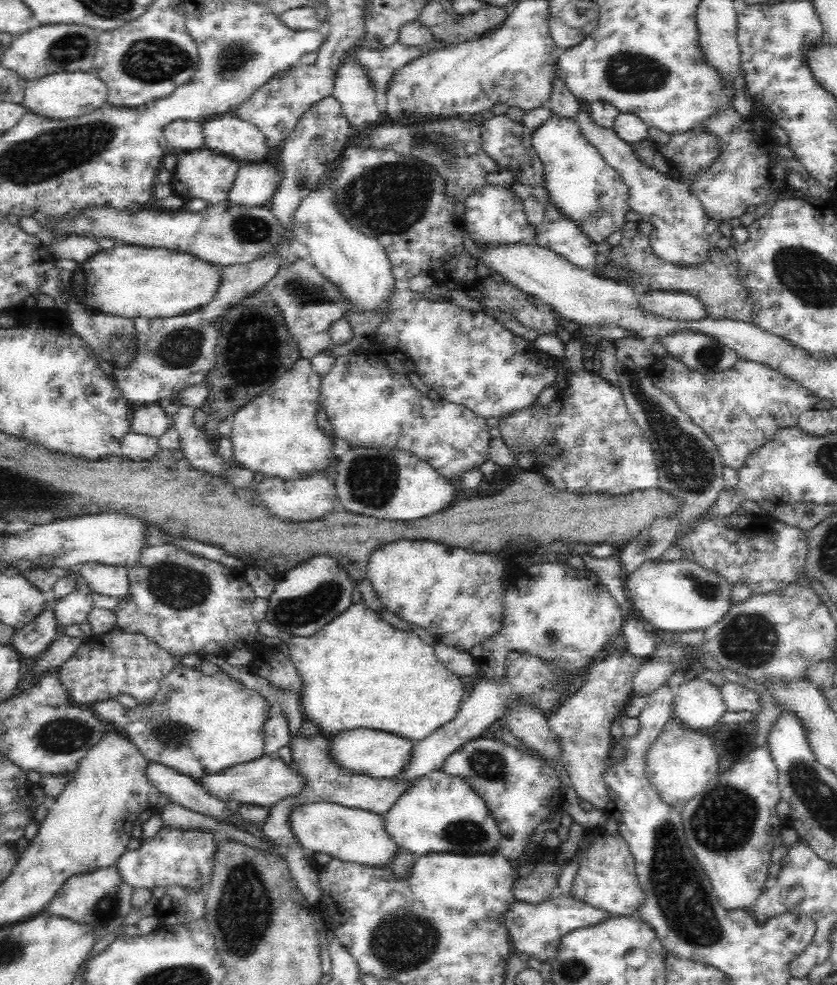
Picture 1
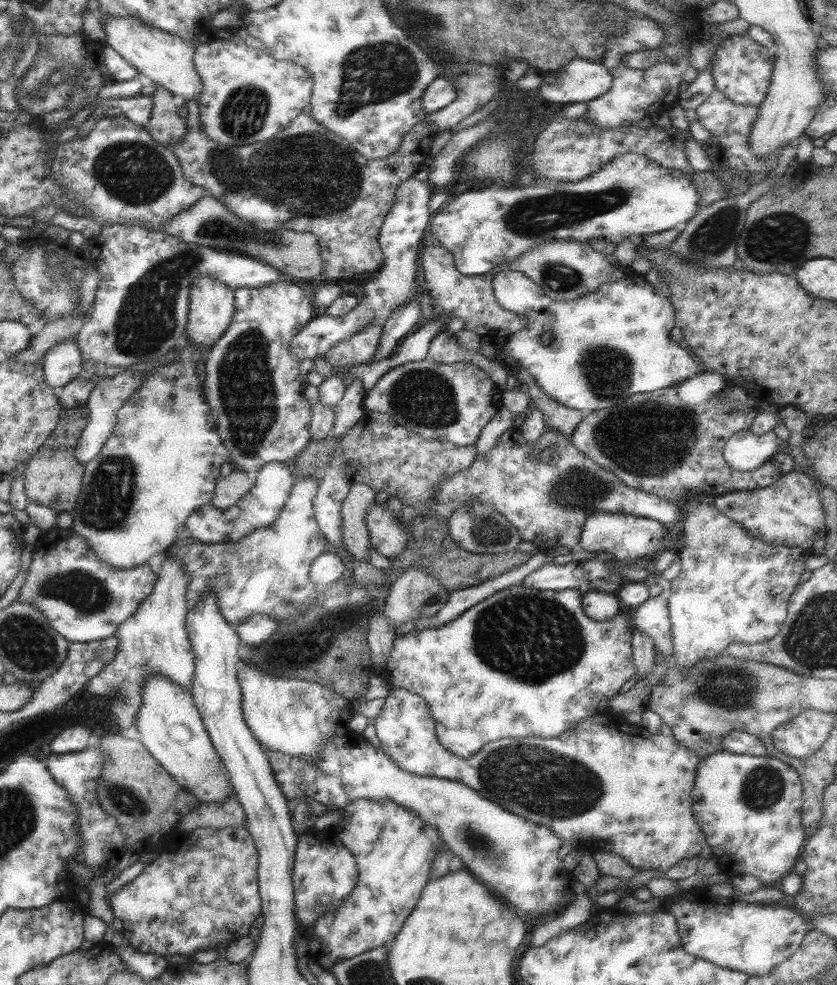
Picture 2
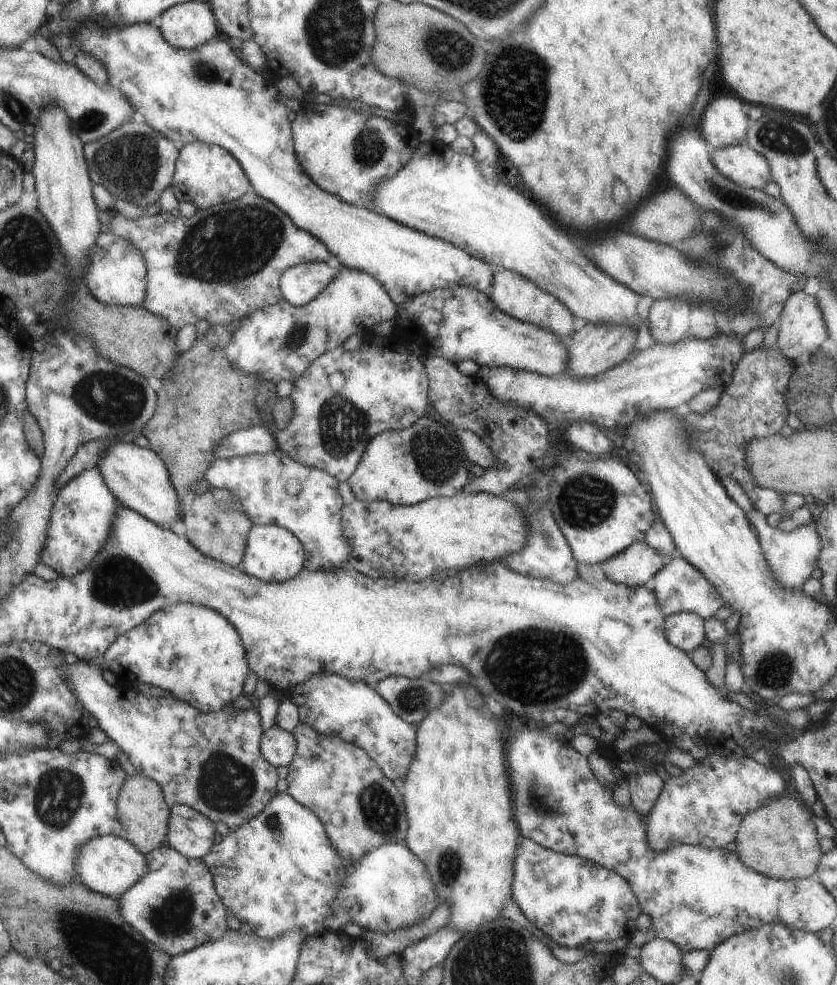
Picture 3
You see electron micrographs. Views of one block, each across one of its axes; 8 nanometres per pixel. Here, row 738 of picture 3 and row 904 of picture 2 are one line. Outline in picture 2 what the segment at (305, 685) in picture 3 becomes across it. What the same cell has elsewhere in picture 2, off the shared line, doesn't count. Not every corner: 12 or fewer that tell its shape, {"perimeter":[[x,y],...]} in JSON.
{"perimeter":[[388,798],[340,810],[349,896],[313,925],[322,968],[388,946],[442,843]]}

